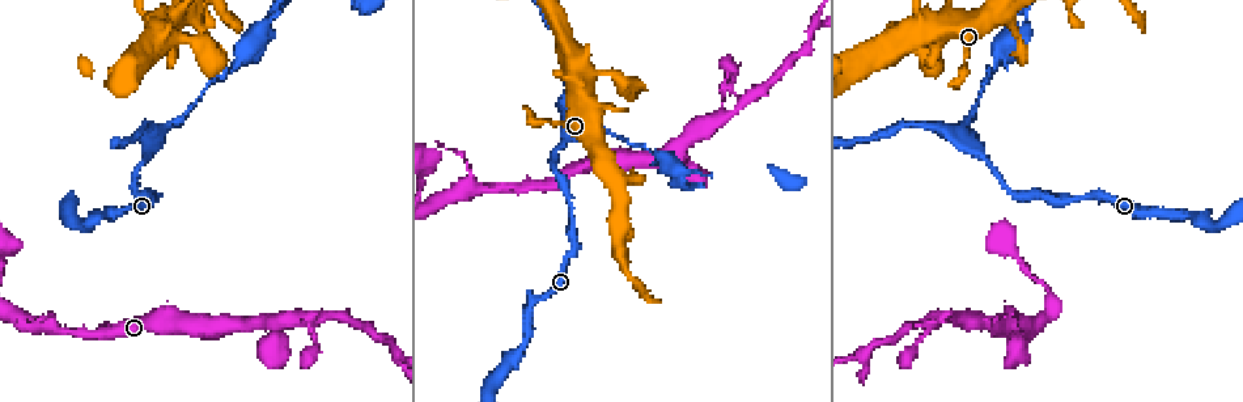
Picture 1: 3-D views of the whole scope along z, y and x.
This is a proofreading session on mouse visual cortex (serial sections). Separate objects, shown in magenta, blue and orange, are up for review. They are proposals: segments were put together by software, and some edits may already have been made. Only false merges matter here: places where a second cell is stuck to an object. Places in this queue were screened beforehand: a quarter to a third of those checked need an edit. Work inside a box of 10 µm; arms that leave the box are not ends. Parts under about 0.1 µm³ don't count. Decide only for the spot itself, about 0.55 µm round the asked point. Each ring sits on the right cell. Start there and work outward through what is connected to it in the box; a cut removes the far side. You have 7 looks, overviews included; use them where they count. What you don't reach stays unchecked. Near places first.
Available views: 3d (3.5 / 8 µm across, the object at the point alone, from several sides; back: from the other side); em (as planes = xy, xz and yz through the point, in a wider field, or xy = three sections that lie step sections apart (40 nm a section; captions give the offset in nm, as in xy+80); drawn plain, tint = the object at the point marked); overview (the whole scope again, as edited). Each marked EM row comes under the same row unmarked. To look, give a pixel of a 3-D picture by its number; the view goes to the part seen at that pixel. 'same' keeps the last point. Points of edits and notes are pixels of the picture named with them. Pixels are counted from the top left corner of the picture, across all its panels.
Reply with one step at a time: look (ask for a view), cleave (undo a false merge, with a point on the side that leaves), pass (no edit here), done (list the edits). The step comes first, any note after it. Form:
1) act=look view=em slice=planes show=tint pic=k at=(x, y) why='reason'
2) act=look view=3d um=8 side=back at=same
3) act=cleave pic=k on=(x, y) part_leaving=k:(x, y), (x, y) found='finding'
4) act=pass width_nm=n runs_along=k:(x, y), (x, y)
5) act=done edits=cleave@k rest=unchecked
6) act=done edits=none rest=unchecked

act=look view=3d um=3.5 pic=1 at=(173, 39) why='sharp bend'

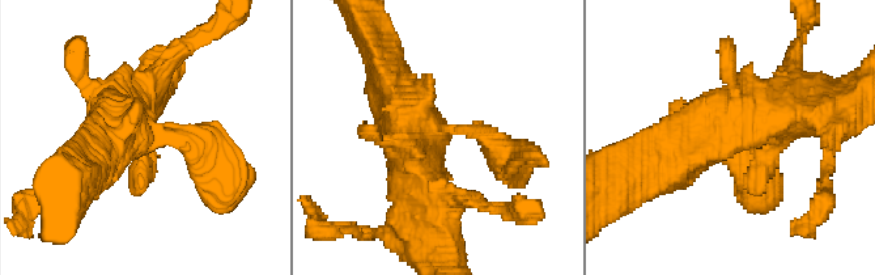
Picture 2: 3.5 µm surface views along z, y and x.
act=pass runs_along=2:(835, 126), (761, 113), (678, 157) found='continuous, no second cell'

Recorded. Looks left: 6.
act=look view=3d um=3.5 pic=1 at=(681, 171) why='two arms at a narrow angle'

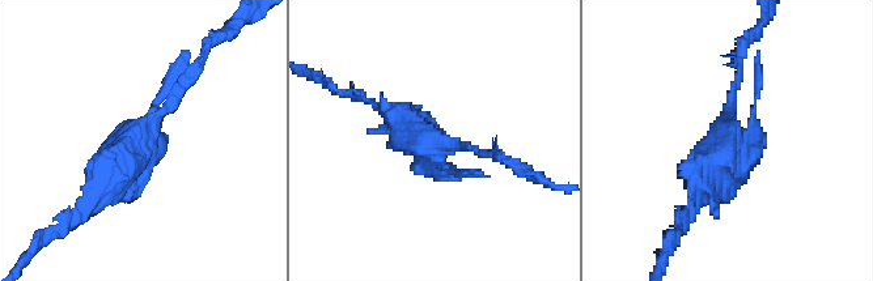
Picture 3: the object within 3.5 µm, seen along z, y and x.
act=look view=em slice=xy step=3 show=tint pic=3 at=(138, 150) arms=3 arm_widths_nm=100,150,200

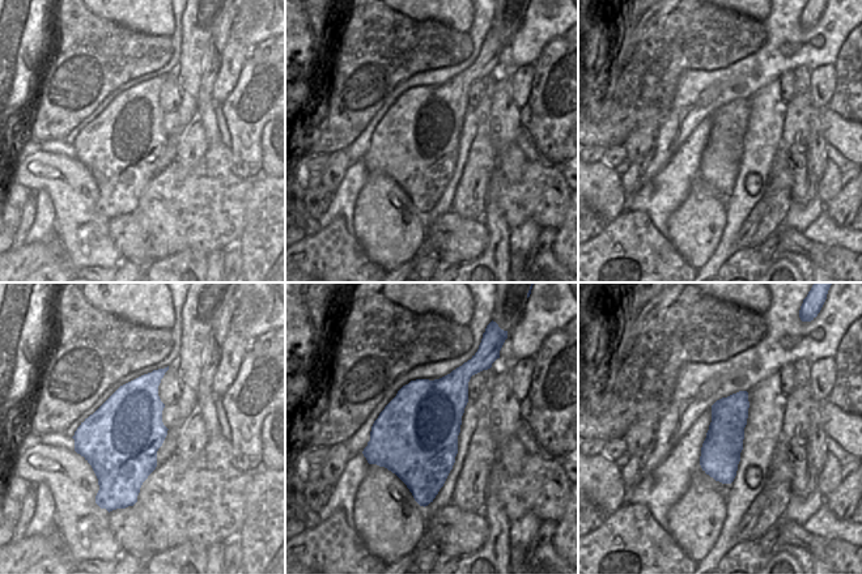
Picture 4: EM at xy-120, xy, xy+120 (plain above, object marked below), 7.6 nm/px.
act=pass runs_along=3:(87, 208), (143, 148), (166, 88) found='all the same cell'

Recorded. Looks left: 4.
act=look view=3d um=3.5 pic=1 at=(670, 148) why='abrupt turn'

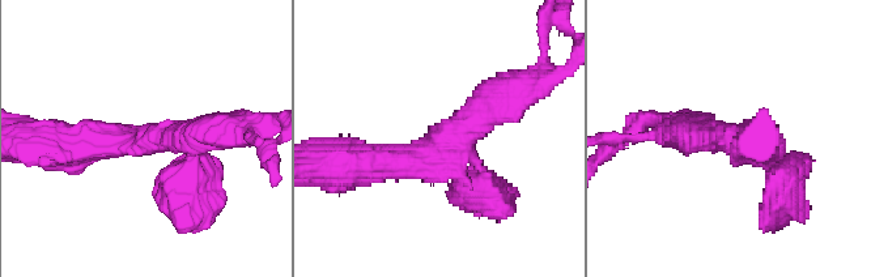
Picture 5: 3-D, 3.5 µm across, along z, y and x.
act=look view=em slice=planes show=tint pic=5 at=(146, 141) why='shape alone is not enough'

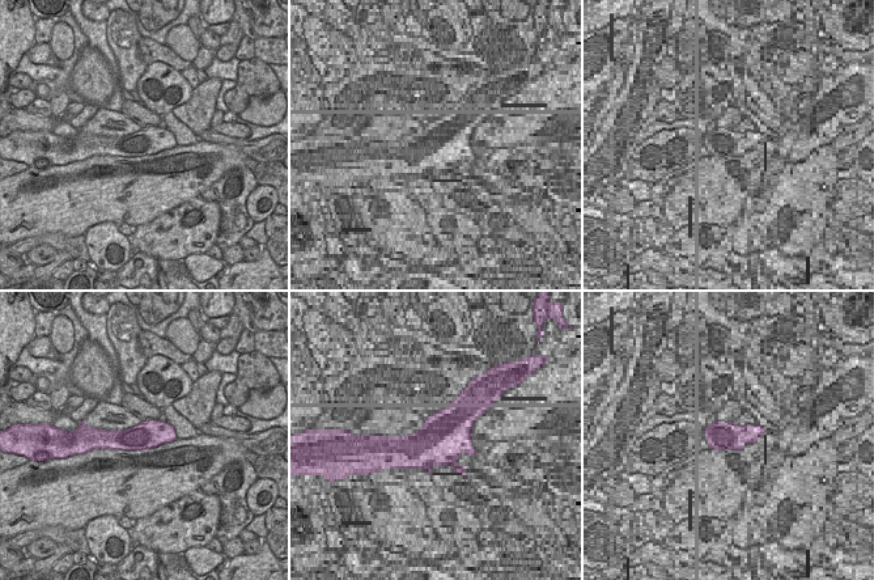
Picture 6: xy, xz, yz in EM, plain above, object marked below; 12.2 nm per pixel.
act=pass runs_along=5:(353, 165), (421, 161), (505, 92) found='all the same cell'

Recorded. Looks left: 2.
act=done edits=none rest=unchecked

